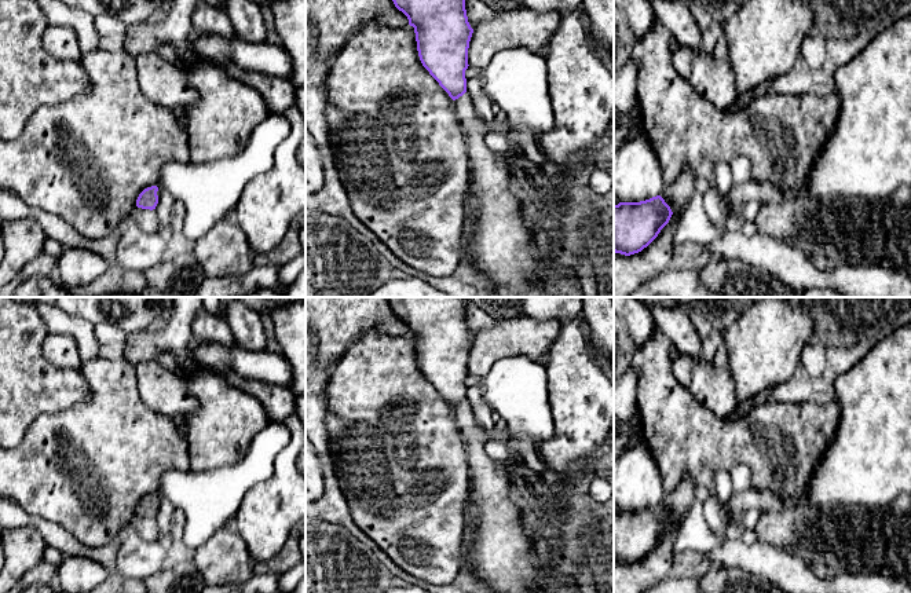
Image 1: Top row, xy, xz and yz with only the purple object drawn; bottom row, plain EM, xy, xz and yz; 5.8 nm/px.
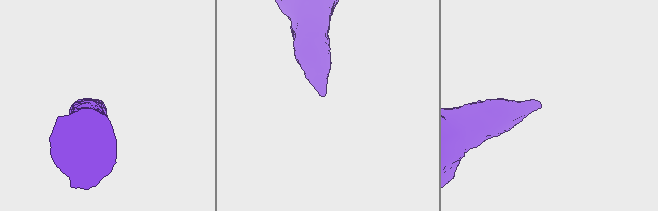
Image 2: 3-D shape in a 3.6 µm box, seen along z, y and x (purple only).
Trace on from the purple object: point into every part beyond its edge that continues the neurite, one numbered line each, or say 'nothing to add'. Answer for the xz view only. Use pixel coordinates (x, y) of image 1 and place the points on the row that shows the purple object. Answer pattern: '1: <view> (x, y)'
1: xz (502, 249)

